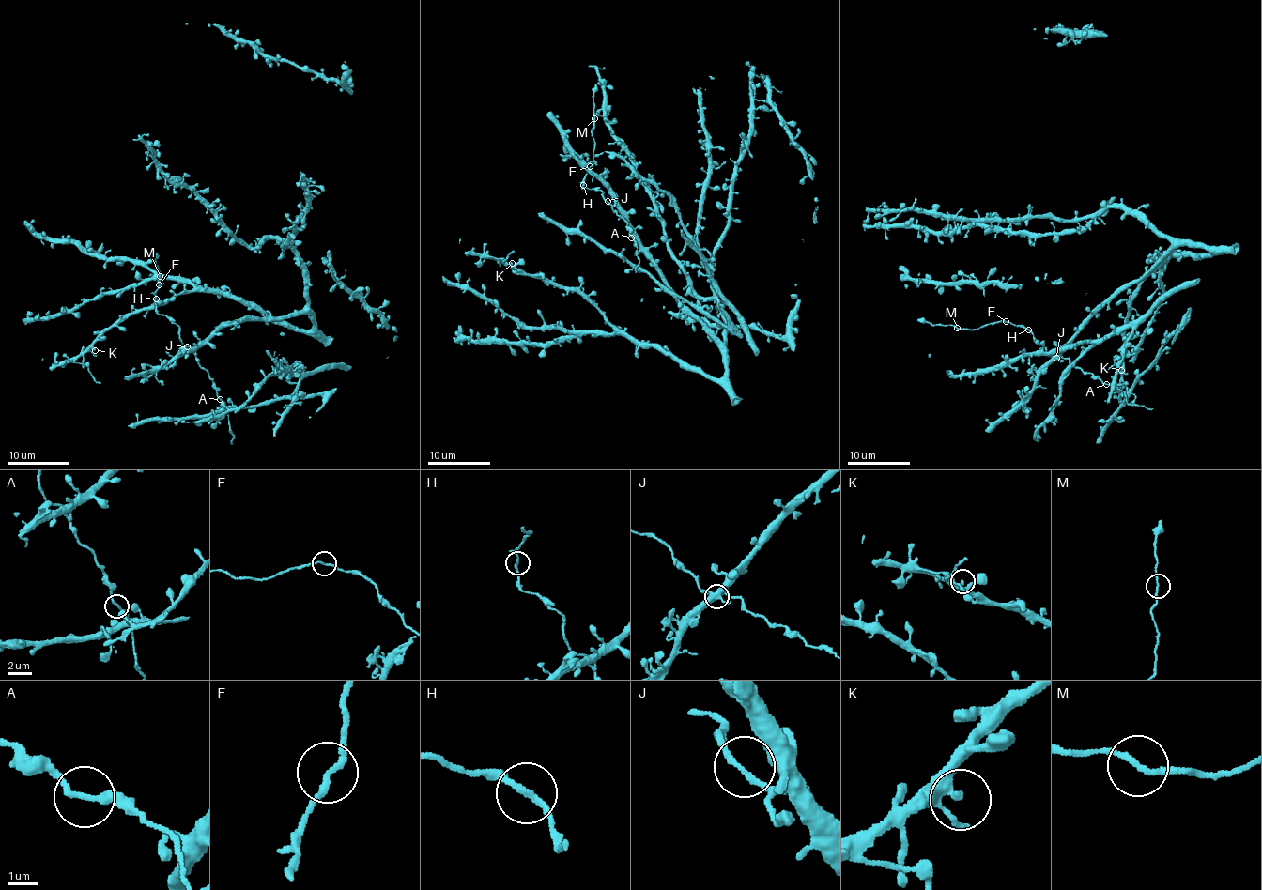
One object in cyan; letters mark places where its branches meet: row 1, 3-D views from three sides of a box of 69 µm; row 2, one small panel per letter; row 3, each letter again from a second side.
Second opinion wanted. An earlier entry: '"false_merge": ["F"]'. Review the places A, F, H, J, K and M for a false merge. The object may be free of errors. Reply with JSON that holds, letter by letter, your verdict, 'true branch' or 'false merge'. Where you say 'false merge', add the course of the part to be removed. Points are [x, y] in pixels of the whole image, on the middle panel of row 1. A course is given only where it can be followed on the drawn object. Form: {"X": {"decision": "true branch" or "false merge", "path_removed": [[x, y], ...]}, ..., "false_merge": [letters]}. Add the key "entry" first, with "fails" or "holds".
{"entry": "fails", "A": {"decision": "true branch"}, "F": {"decision": "true branch"}, "H": {"decision": "true branch"}, "J": {"decision": "true branch"}, "K": {"decision": "true branch"}, "M": {"decision": "true branch"}, "false_merge": []}

